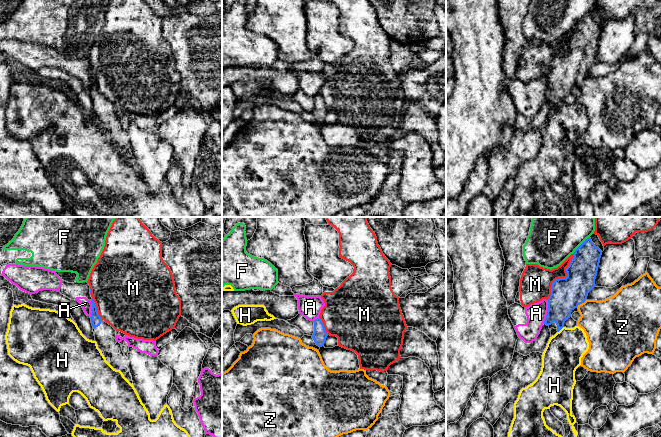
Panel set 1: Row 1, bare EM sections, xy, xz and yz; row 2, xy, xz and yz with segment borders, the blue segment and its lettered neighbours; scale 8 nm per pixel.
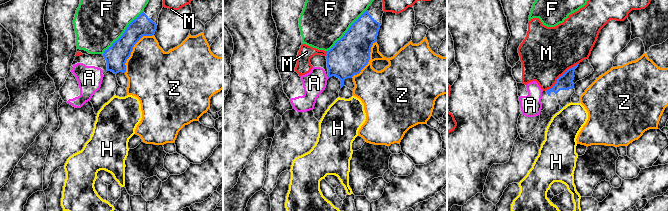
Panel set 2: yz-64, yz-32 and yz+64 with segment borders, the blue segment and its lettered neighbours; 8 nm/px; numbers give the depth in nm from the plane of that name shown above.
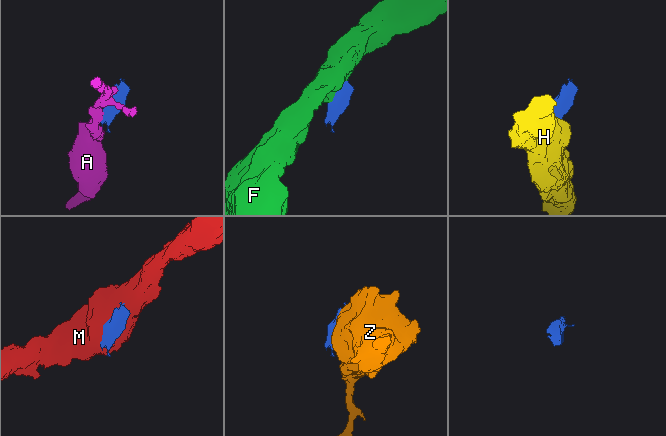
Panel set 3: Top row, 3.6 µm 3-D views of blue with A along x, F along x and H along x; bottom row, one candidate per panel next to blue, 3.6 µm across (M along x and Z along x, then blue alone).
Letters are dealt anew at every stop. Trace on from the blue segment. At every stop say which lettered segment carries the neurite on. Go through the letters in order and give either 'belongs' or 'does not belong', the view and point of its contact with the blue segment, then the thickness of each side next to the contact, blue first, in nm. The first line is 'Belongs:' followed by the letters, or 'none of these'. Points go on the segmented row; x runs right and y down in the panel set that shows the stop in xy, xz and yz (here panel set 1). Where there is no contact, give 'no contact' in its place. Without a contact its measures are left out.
Belongs: none of these
A: does not belong | yz (547, 312) | 260/160 nm
F: does not belong | yz (581, 244) | 240/480 nm
H: does not belong | yz (561, 328) | 240/300 nm
M: does not belong | yz (563, 278) | 260/260 nm
Z: does not belong | yz (581, 303) | 260/360 nm

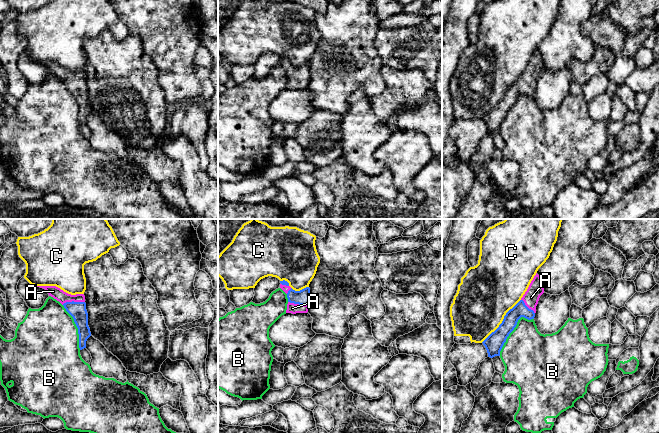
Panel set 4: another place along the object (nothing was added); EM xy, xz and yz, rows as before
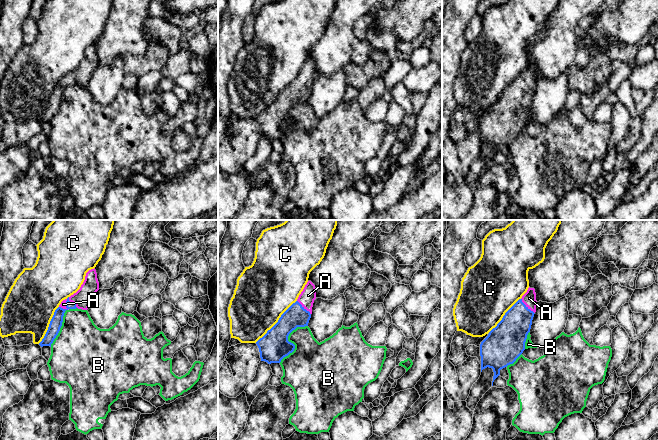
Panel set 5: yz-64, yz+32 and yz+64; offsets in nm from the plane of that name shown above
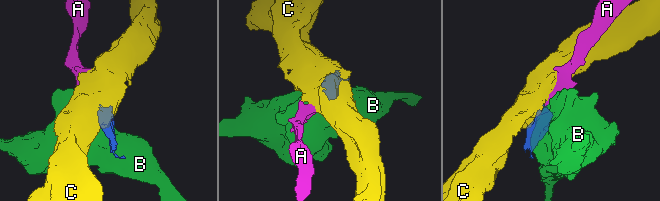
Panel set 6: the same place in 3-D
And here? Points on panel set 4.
Belongs: A
A: belongs | xy (73, 301) | 140/90 nm
B: does not belong | yz (513, 329) | 150/420 nm
C: does not belong | yz (502, 321) | 150/440 nm

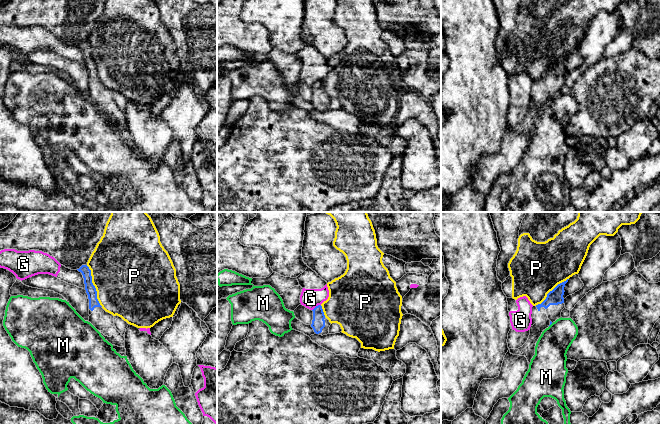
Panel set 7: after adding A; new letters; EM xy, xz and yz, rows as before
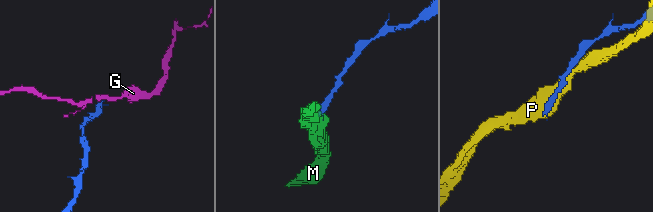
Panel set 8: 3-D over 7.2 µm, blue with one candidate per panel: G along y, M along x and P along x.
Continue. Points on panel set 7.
Belongs: none of these
G: does not belong | xz (316, 306) | 110/160 nm
M: does not belong | yz (550, 324) | 20/260 nm
P: does not belong | xy (94, 286) | 80/500 nm

